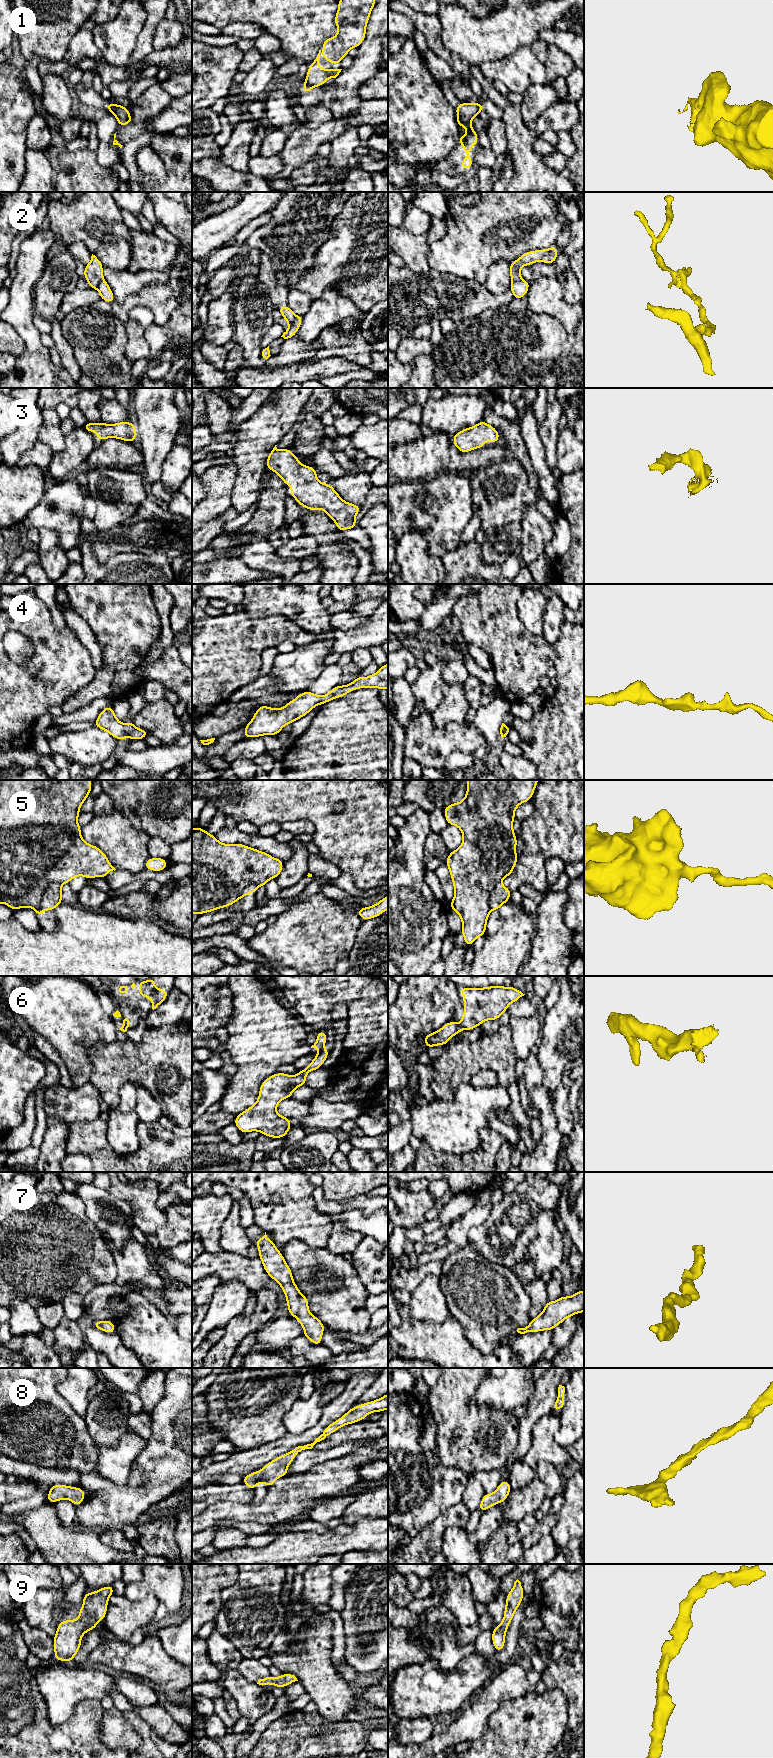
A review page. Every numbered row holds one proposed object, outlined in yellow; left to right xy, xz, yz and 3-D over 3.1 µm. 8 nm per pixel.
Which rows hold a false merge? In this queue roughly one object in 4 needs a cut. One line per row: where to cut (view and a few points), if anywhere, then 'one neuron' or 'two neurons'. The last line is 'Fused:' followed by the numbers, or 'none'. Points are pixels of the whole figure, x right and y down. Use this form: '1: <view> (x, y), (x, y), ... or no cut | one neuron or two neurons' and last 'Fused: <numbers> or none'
1: xy (114, 104), (111, 112) | two neurons
2: xz (297, 315), (294, 323), (289, 328) | two neurons
3: no cut | one neuron
4: no cut | one neuron
5: xy (61, 884), (51, 883), (45, 889), (40, 904), (34, 909) | two neurons
6: xz (323, 1048), (319, 1052) | two neurons
7: no cut | one neuron
8: no cut | one neuron
9: no cut | one neuron
Fused: 1, 2, 5, 6

